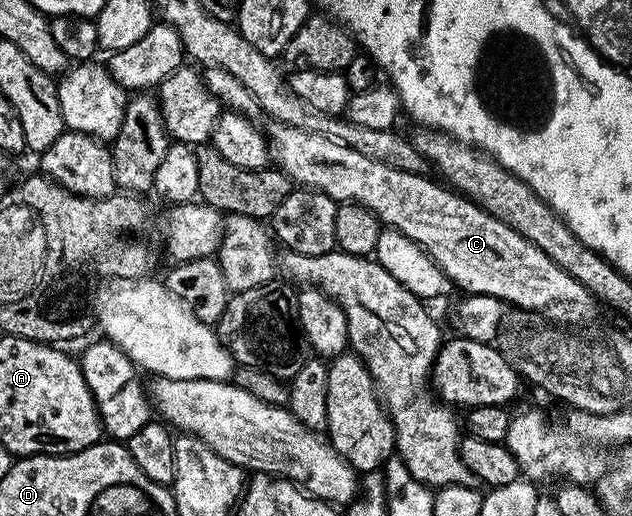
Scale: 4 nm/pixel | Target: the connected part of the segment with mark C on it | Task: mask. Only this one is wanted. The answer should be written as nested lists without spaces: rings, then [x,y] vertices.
[[[271,120],[268,125],[270,126],[265,126],[264,132],[268,138],[273,164],[287,173],[295,186],[319,189],[336,202],[353,203],[372,210],[383,226],[408,235],[408,239],[418,244],[444,271],[451,286],[458,288],[459,285],[463,294],[488,295],[507,306],[515,305],[518,311],[529,311],[535,315],[543,313],[547,322],[557,323],[562,327],[578,327],[581,321],[593,319],[596,300],[588,287],[584,287],[584,283],[572,279],[572,275],[568,275],[568,271],[548,259],[548,255],[544,255],[544,251],[540,251],[536,243],[524,239],[524,235],[517,233],[511,225],[500,223],[500,219],[496,219],[491,213],[484,211],[481,205],[463,197],[461,193],[437,180],[429,181],[429,176],[386,166],[362,155],[360,151],[354,151],[344,142],[325,137],[324,134],[298,130],[275,120]]]

